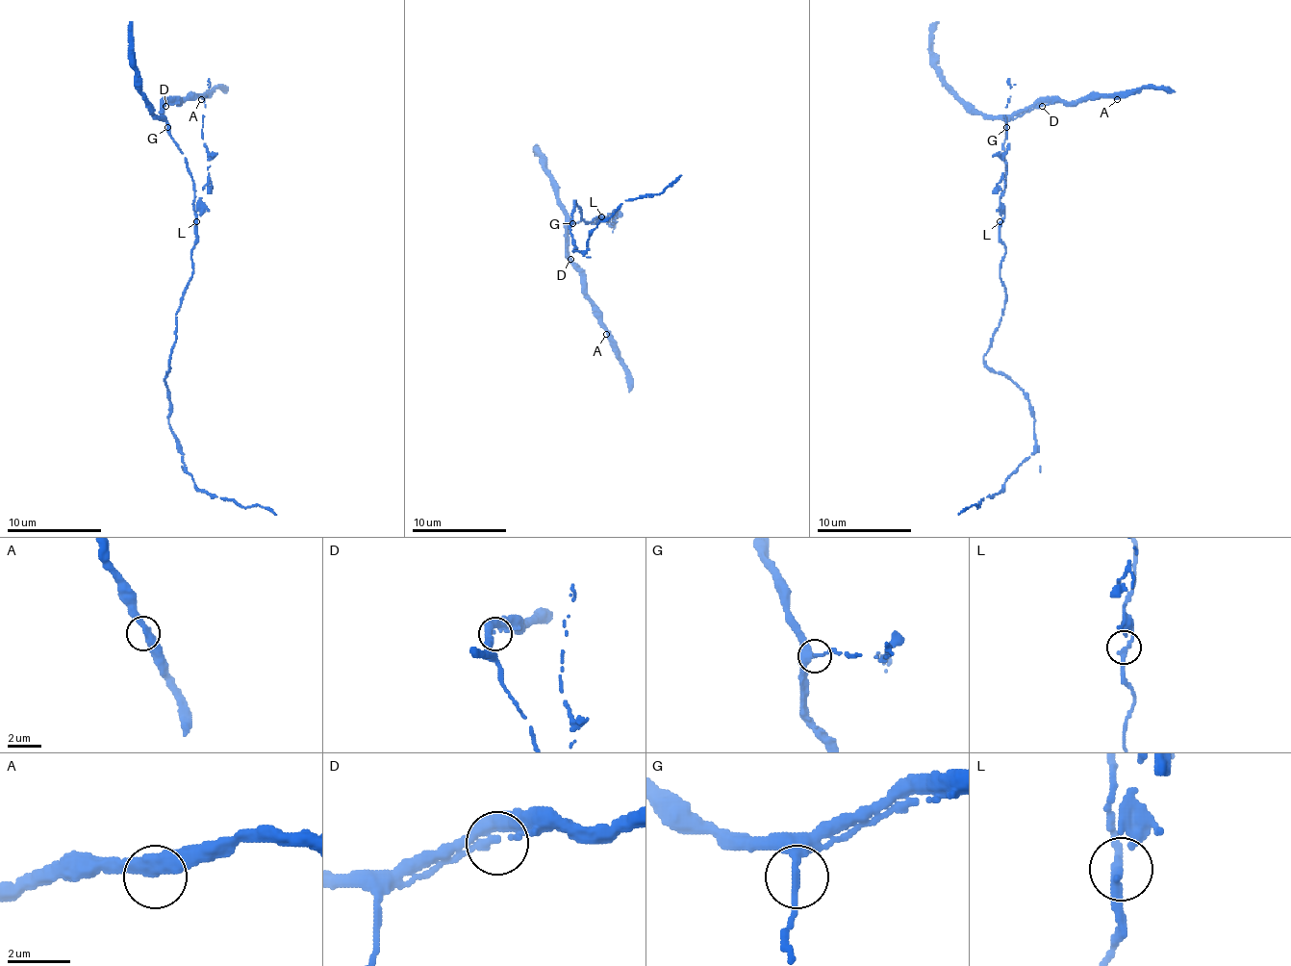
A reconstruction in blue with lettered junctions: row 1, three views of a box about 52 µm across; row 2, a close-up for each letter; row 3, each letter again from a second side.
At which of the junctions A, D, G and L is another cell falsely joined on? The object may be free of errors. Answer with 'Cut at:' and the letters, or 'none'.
Cut at: L

